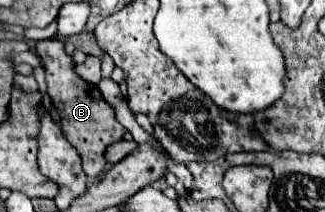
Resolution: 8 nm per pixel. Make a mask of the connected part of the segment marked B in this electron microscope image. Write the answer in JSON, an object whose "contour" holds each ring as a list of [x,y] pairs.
{"contour":[[[40,40],[36,44],[36,52],[44,62],[46,70],[46,86],[48,86],[48,96],[52,98],[52,104],[58,110],[60,116],[60,126],[64,130],[66,140],[78,150],[82,158],[82,168],[88,178],[98,178],[106,170],[106,158],[104,152],[110,144],[120,142],[124,134],[128,132],[118,120],[114,106],[104,100],[100,90],[88,82],[84,82],[72,68],[70,56],[64,52],[64,42],[60,40]]]}

